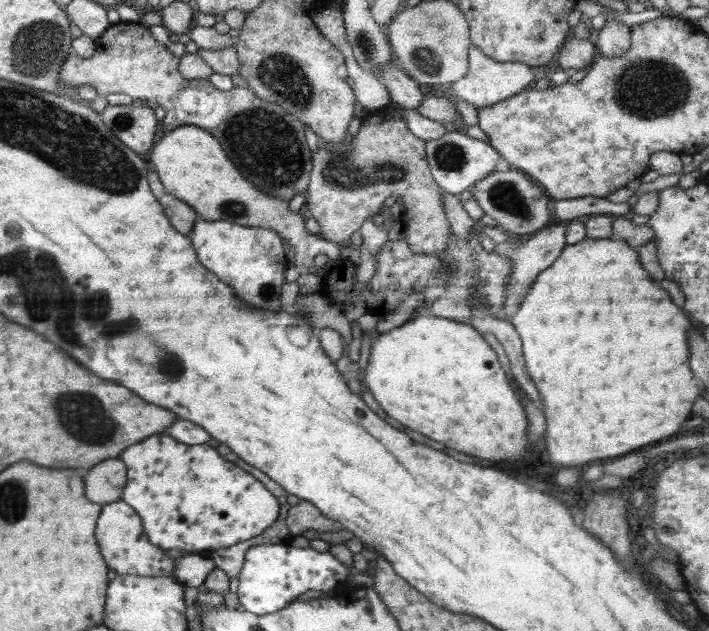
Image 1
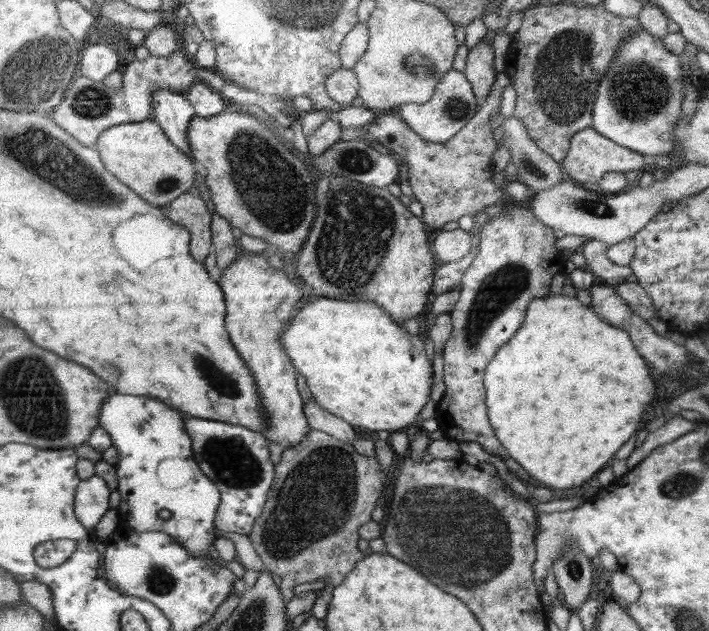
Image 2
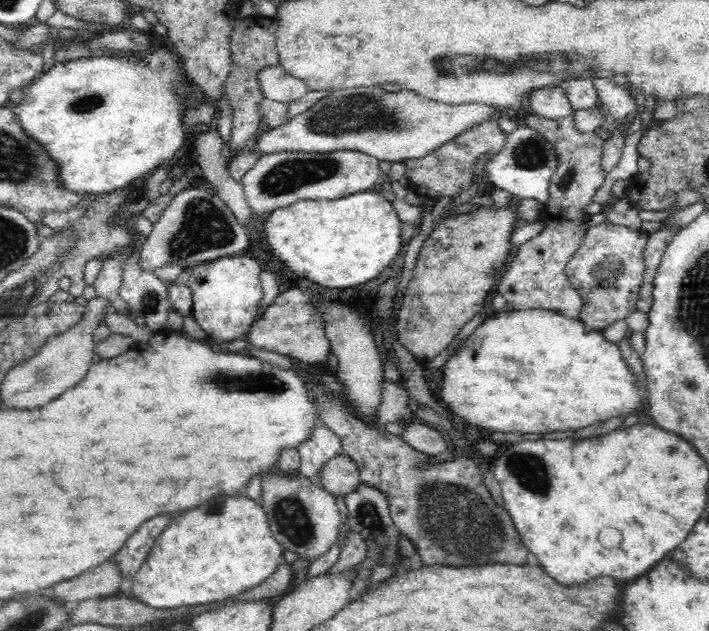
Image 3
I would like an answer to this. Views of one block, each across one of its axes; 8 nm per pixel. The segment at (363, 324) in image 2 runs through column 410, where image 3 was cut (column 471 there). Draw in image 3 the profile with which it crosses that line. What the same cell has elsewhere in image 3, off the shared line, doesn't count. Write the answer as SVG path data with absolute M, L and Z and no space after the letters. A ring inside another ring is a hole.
M546 309L492 313L463 341L441 367L438 402L444 402L466 423L496 432L560 432L594 426L616 416L646 410L647 393L641 392L636 375L624 361L618 343L608 341L602 331L586 326L580 318Z

